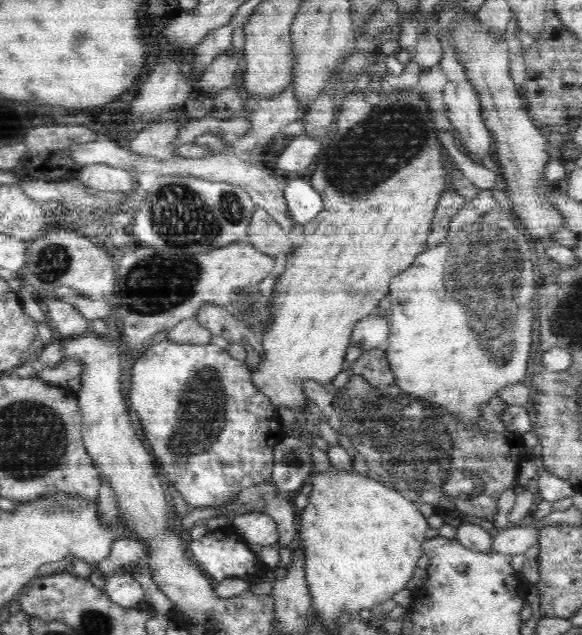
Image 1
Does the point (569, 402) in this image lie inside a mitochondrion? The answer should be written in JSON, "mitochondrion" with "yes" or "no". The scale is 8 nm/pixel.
{"mitochondrion":"no"}

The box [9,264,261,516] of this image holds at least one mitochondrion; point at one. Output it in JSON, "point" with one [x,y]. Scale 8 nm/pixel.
{"point":[203,398]}

